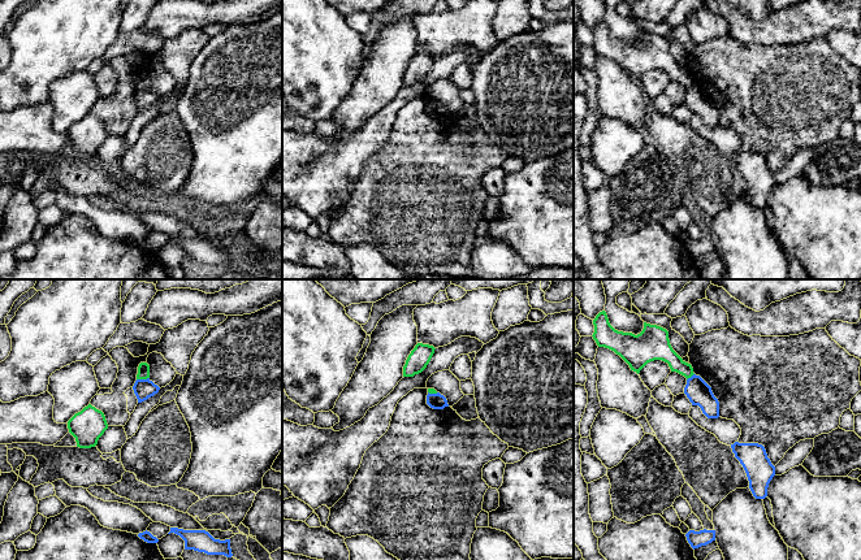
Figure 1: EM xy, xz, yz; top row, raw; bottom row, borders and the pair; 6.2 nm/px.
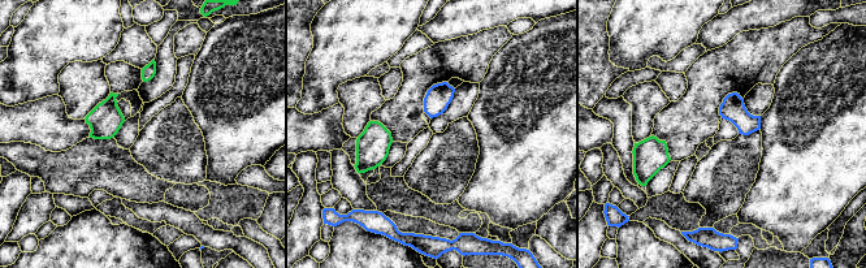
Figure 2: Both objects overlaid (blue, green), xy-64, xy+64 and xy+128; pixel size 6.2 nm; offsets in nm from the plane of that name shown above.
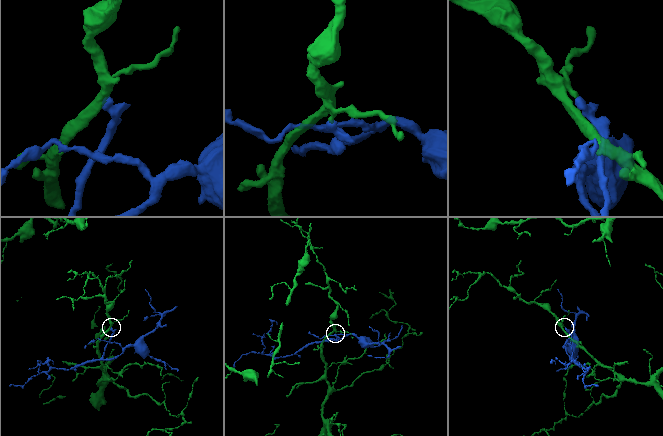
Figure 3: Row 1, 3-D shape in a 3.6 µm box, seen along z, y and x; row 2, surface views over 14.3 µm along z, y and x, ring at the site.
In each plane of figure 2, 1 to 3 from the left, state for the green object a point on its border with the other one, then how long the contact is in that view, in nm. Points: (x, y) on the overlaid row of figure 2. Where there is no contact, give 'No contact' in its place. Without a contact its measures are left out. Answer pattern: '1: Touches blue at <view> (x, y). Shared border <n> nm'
1: No contact
2: No contact
3: No contact

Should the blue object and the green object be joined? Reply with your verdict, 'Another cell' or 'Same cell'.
Another cell

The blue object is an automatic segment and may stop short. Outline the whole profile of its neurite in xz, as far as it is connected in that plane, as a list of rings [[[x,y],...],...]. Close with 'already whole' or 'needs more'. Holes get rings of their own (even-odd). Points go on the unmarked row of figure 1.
[[[428,101],[427,113],[433,118],[444,118],[445,116],[449,116],[446,107],[440,101],[437,103]]] | already whole

